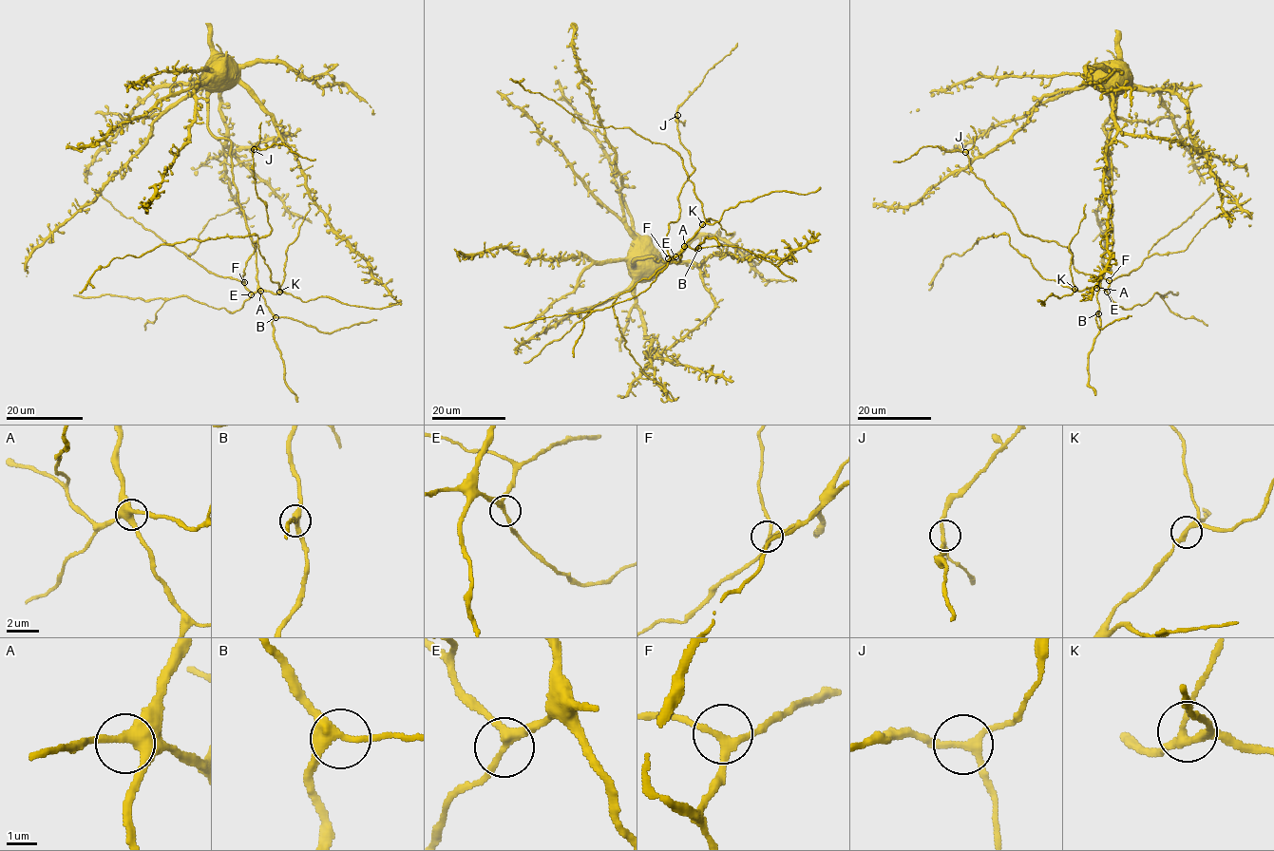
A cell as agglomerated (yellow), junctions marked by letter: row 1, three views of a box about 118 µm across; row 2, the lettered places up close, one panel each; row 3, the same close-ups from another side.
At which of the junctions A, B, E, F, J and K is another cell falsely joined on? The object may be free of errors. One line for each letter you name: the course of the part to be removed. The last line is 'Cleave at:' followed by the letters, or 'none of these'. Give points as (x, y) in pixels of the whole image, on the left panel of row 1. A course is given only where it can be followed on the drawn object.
Cleave at: none of these

